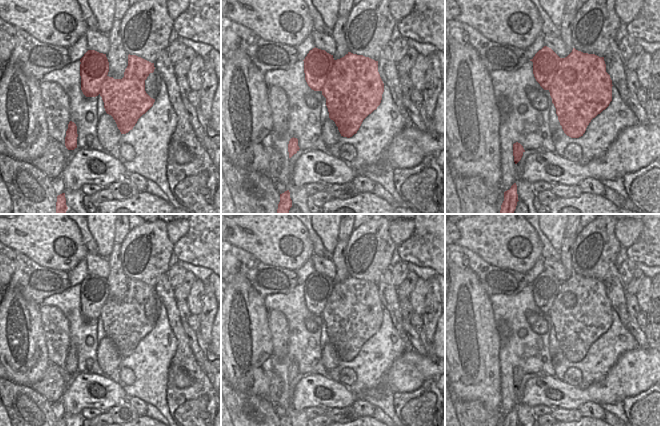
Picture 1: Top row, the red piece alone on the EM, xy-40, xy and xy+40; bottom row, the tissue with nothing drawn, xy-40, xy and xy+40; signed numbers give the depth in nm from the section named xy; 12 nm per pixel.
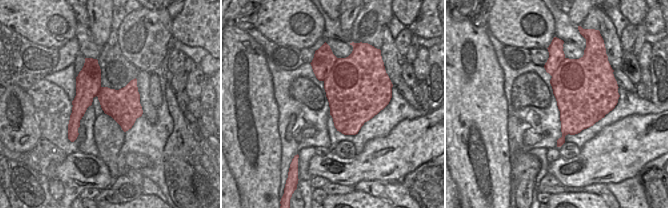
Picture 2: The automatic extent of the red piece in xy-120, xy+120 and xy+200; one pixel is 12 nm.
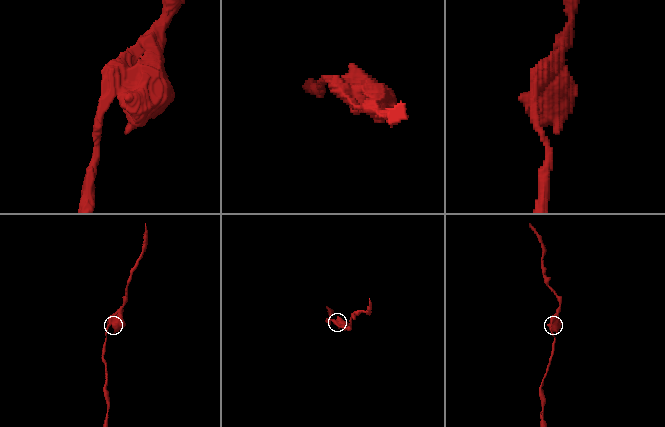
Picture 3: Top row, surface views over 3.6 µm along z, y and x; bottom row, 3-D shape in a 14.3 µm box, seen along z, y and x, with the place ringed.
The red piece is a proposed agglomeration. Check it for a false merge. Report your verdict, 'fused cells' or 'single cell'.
single cell

